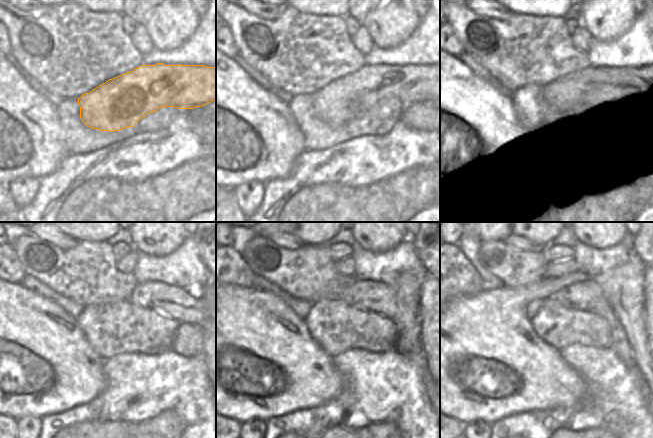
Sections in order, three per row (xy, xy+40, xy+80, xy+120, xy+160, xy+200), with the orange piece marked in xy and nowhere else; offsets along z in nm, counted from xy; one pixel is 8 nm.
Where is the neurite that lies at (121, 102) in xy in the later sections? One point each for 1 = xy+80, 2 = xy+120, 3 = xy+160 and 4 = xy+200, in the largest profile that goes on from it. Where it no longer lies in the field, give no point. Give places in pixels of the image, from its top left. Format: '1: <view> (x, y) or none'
1: xy+80 (635, 83)
2: xy+120 (173, 302)
3: xy+160 (381, 300)
4: xy+200 (589, 299)

